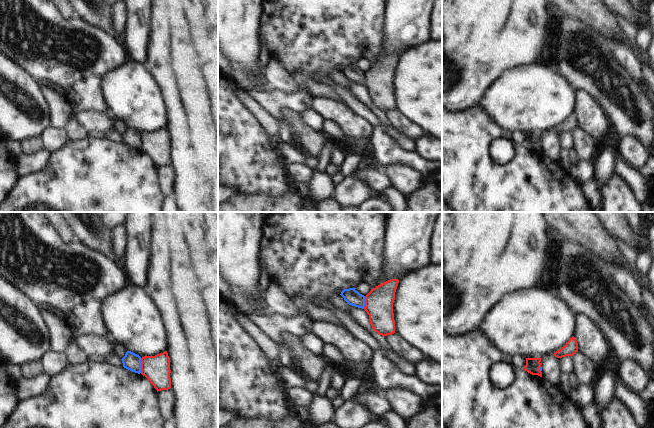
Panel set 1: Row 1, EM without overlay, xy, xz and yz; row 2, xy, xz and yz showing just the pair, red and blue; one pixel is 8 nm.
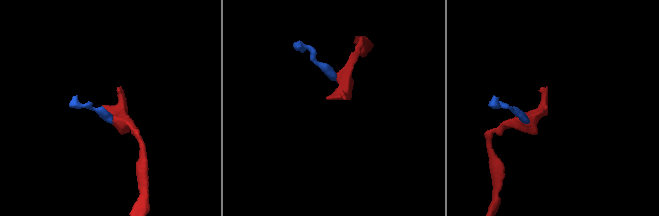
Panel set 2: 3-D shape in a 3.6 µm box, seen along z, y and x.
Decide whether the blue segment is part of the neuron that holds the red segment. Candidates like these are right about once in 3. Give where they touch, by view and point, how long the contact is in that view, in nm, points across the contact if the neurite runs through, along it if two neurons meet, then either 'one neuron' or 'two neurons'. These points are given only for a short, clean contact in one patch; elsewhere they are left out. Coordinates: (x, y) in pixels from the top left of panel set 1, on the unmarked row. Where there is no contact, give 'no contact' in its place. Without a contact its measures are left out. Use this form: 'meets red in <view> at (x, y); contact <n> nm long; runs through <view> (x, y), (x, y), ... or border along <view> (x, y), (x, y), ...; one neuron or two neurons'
meets red in xy at (141, 141); contact 120 nm long; two neurons

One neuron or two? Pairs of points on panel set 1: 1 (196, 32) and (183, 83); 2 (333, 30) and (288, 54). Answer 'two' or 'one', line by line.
1: one
2: one

